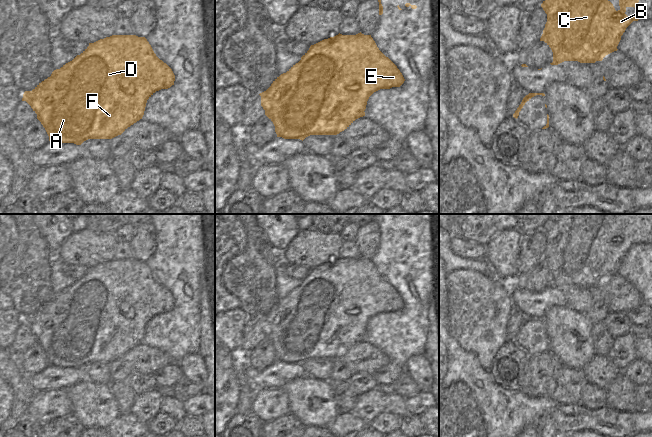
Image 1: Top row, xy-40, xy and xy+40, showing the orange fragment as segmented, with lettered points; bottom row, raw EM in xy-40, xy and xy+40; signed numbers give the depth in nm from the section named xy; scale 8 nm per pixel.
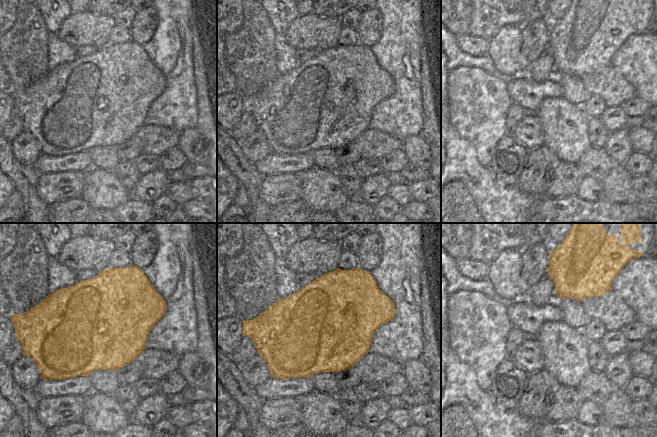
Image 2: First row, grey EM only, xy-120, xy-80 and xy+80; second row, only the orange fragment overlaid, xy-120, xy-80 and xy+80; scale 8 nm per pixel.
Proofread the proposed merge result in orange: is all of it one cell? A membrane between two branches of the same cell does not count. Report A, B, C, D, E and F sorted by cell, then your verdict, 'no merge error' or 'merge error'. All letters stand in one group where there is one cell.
A B C D E F | no merge error

